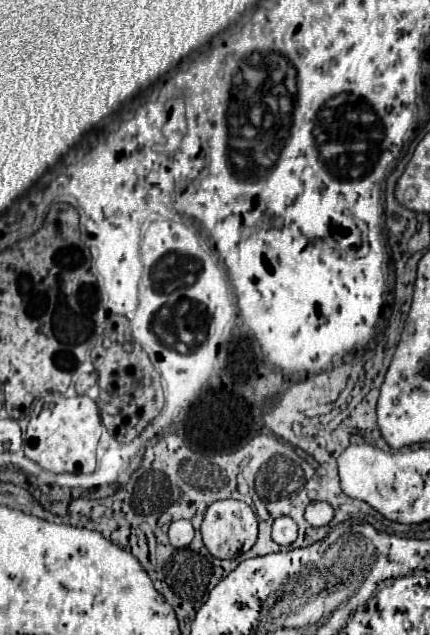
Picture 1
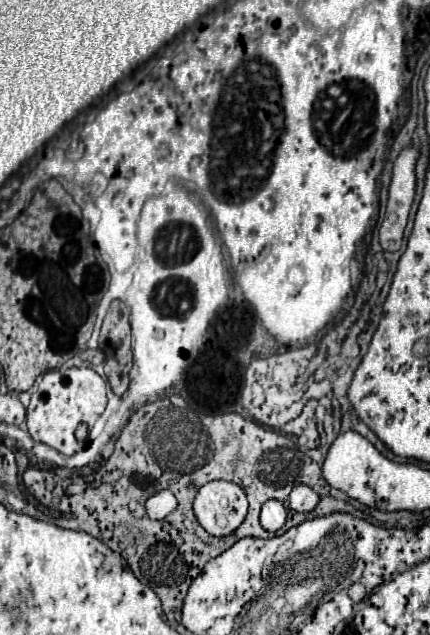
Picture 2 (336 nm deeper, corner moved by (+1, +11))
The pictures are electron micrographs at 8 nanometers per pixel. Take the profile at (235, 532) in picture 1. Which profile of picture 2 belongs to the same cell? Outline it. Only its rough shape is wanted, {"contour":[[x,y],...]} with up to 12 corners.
{"contour":[[212,480],[194,514],[210,536],[230,536],[248,514],[246,492]]}

